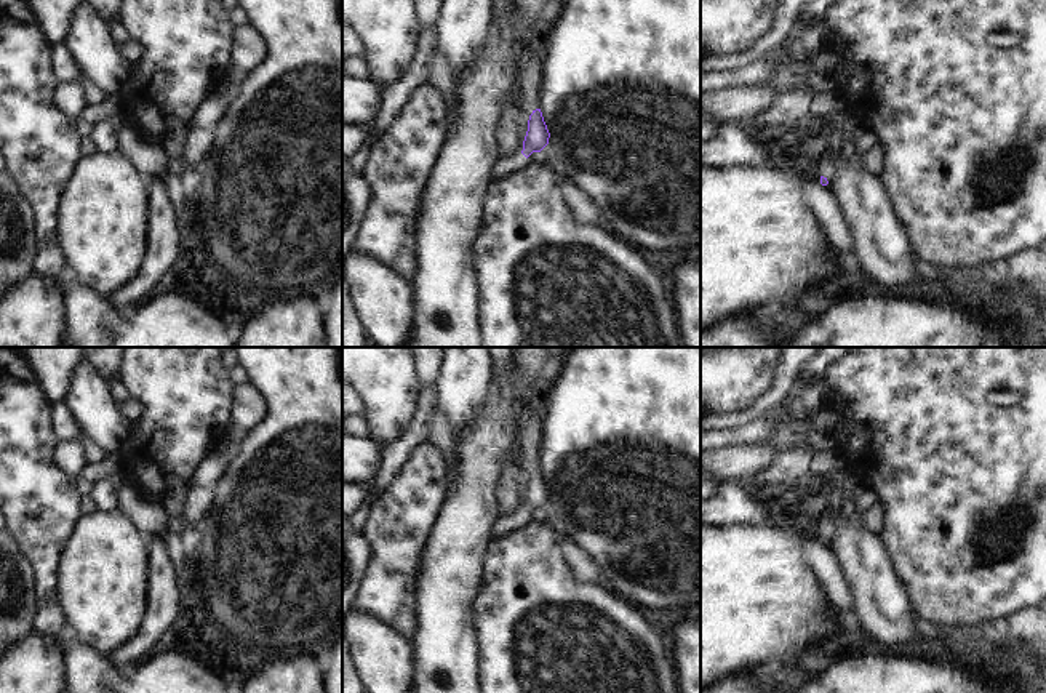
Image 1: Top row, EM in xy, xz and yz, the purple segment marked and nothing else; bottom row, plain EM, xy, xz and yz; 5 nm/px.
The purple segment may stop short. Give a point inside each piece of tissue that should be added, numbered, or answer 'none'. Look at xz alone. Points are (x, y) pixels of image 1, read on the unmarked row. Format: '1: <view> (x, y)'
1: xz (509, 524)

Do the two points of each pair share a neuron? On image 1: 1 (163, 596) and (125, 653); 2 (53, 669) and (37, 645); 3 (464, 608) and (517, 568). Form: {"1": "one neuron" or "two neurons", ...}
{"1": "one neuron", "2": "one neuron", "3": "two neurons"}

